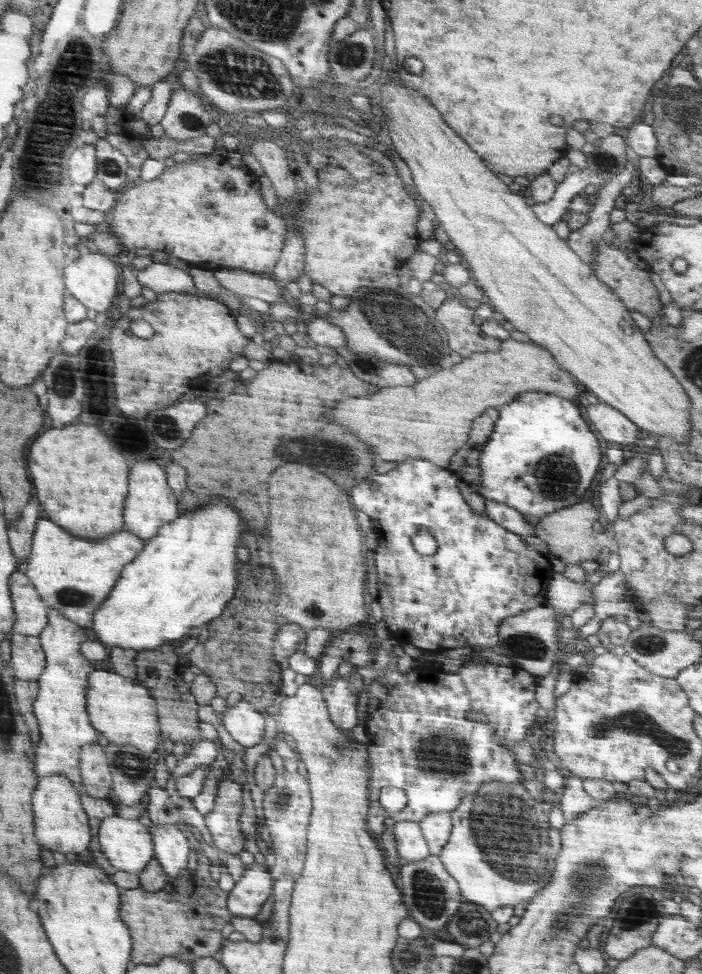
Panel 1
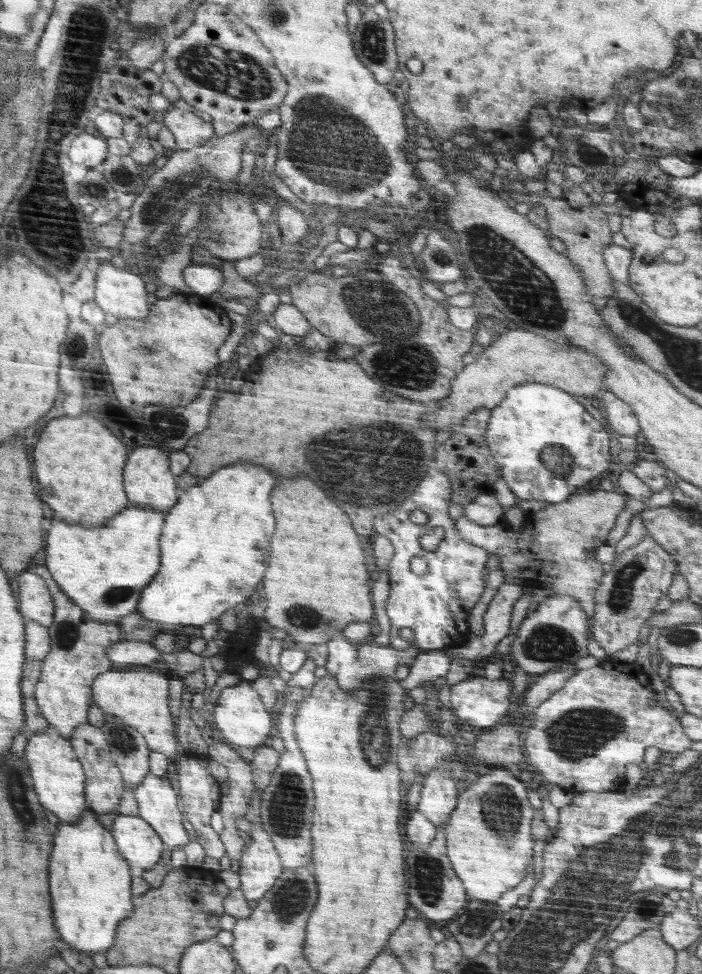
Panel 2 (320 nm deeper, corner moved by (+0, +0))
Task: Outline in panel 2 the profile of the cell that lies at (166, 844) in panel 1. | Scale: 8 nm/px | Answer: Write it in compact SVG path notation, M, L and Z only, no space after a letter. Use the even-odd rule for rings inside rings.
M150 773L133 789L139 804L138 816L151 823L164 846L168 846L168 851L190 844L176 808L178 796L166 777Z

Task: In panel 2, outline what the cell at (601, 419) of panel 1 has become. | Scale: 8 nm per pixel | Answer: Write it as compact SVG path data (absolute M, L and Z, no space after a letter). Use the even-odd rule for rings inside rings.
M604 390L599 396L606 424L617 436L636 436L641 431L634 409L612 391Z

